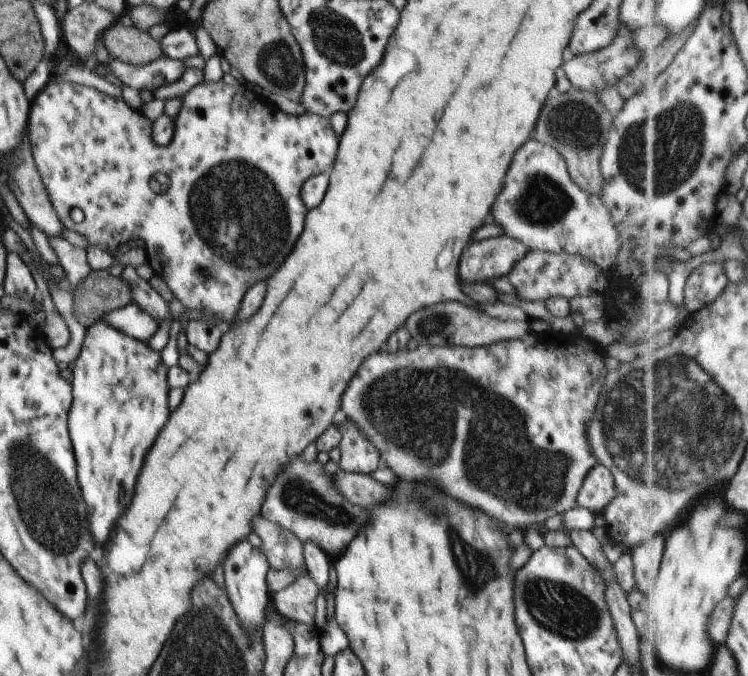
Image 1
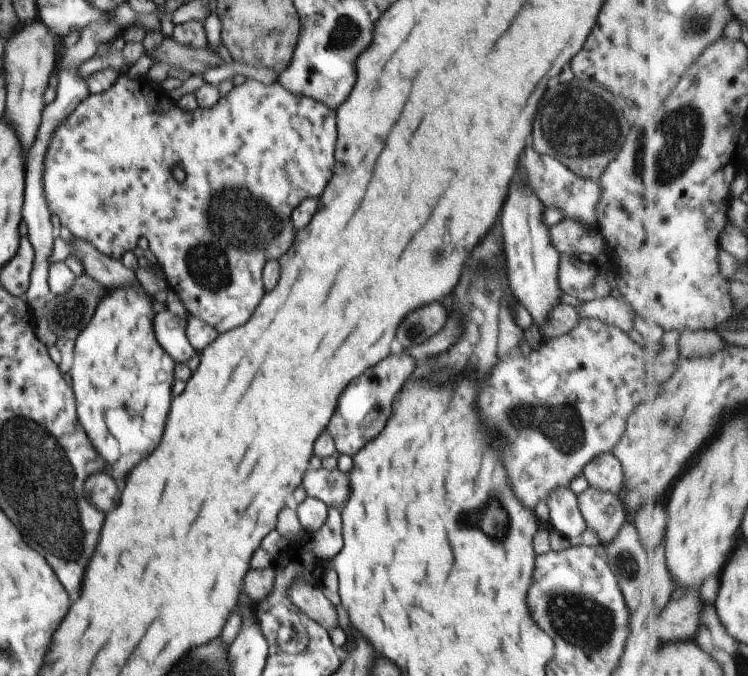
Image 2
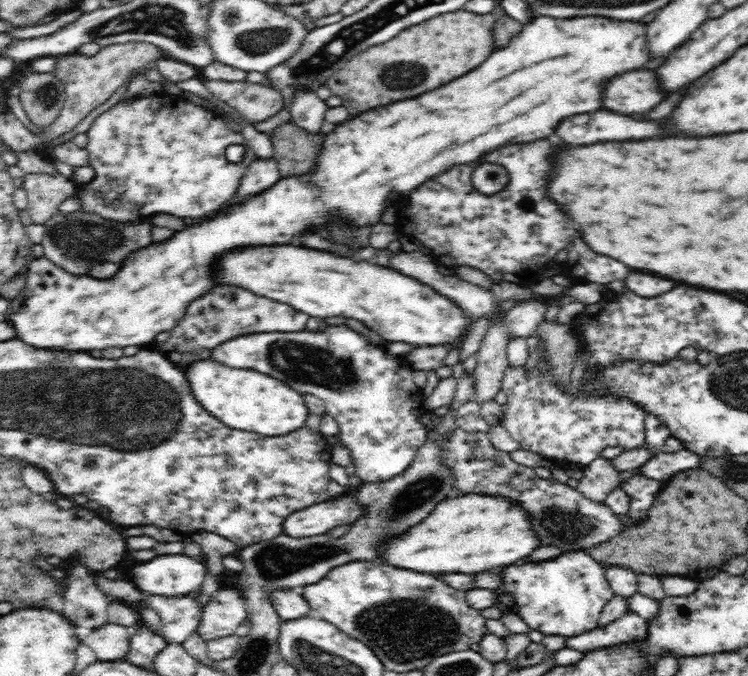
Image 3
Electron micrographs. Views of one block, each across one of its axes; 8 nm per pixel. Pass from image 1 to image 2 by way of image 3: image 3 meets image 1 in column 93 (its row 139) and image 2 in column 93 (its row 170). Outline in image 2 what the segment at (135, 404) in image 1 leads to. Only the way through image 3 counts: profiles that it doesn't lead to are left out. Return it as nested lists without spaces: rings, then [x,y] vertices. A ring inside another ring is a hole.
[[[140,286],[139,287],[113,287],[112,289],[105,289],[105,294],[97,301],[96,307],[94,308],[94,313],[91,315],[89,322],[86,324],[86,327],[74,338],[74,349],[72,352],[72,362],[70,369],[67,373],[67,378],[72,388],[72,393],[74,394],[75,406],[76,406],[76,415],[79,425],[82,426],[85,434],[89,434],[89,440],[93,442],[93,448],[103,456],[105,460],[105,472],[111,476],[111,478],[119,478],[121,474],[129,472],[139,460],[143,460],[145,456],[151,454],[153,446],[157,446],[159,438],[161,438],[161,432],[163,432],[163,424],[165,424],[165,416],[167,416],[167,410],[169,410],[169,402],[171,402],[171,382],[173,382],[173,370],[174,362],[172,358],[169,358],[159,343],[156,341],[154,330],[152,327],[152,320],[154,317],[153,310],[151,309],[152,298],[149,296]],[[129,420],[129,434],[123,436],[119,434],[117,426],[119,422],[125,422]]]

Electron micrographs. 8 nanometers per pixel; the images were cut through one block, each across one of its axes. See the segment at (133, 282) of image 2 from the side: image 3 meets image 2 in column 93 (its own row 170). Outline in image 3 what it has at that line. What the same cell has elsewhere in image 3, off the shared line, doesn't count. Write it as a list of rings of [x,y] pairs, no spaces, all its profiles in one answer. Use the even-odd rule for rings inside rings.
[[[273,157],[257,159],[248,166],[246,176],[242,178],[242,184],[240,184],[238,192],[234,194],[234,198],[226,205],[237,203],[242,199],[248,198],[250,195],[258,194],[268,187],[271,187],[280,179],[280,167],[278,167],[278,161]]]

